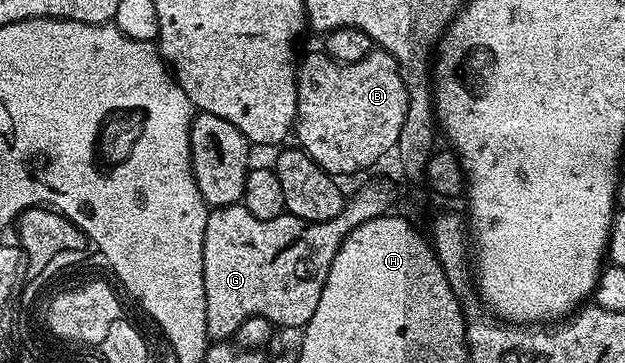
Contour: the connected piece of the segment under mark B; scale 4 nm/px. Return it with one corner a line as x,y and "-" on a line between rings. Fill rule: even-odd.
377,48
358,62
337,62
324,52
300,59
297,72
296,145
311,155
327,173
334,176
357,174
373,166
385,153
392,151
399,140
409,107
409,90
397,61
386,50

